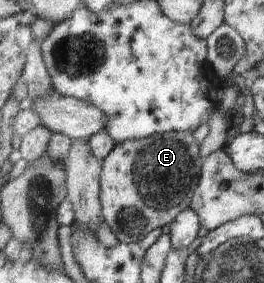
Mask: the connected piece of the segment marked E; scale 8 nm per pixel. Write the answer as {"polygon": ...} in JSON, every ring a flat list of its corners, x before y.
{"polygon":[[184,131,165,132,116,145,112,154,103,162,101,197,107,224,120,241,140,242,154,232,154,229,164,228,176,222,182,212,192,207,200,186,205,160,200,145,194,132]]}

